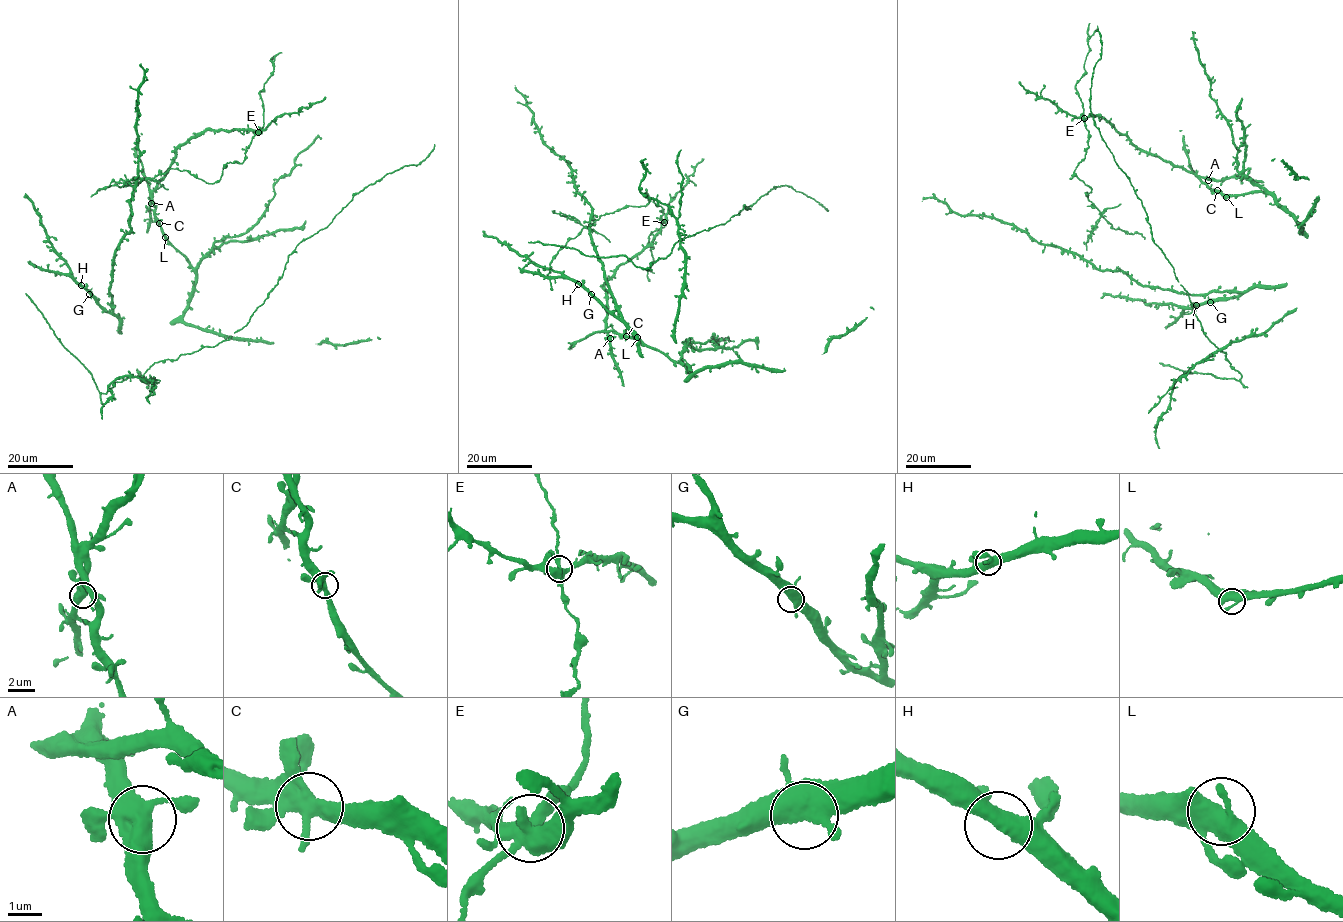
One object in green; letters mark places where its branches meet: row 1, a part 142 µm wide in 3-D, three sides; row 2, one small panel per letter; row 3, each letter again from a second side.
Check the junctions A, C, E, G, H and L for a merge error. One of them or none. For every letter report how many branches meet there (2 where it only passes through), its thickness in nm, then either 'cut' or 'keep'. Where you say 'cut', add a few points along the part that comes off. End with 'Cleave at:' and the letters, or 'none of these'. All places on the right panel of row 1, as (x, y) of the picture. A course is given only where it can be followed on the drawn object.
A: branches 3; calibre 460 nm; keep
C: branches 6; calibre 440 nm; keep
E: branches 5; calibre 460 nm; cut; course (1084, 117), (1088, 148), (1074, 172), (1091, 187), (1087, 198), (1113, 228), (1141, 234), (1145, 239)
G: branches 4; calibre 480 nm; keep
H: branches 4; calibre 420 nm; keep
L: branches 4; calibre 440 nm; keep
Cleave at: E

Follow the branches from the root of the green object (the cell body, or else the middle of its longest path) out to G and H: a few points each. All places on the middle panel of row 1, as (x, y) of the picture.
G: (592, 238), (603, 278), (620, 314), (612, 315), (591, 294)
H: (592, 238), (603, 278), (620, 314), (612, 315), (578, 284)

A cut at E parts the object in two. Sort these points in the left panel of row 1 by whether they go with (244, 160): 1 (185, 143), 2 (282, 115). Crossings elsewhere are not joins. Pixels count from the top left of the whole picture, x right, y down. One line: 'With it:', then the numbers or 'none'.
With it: none

